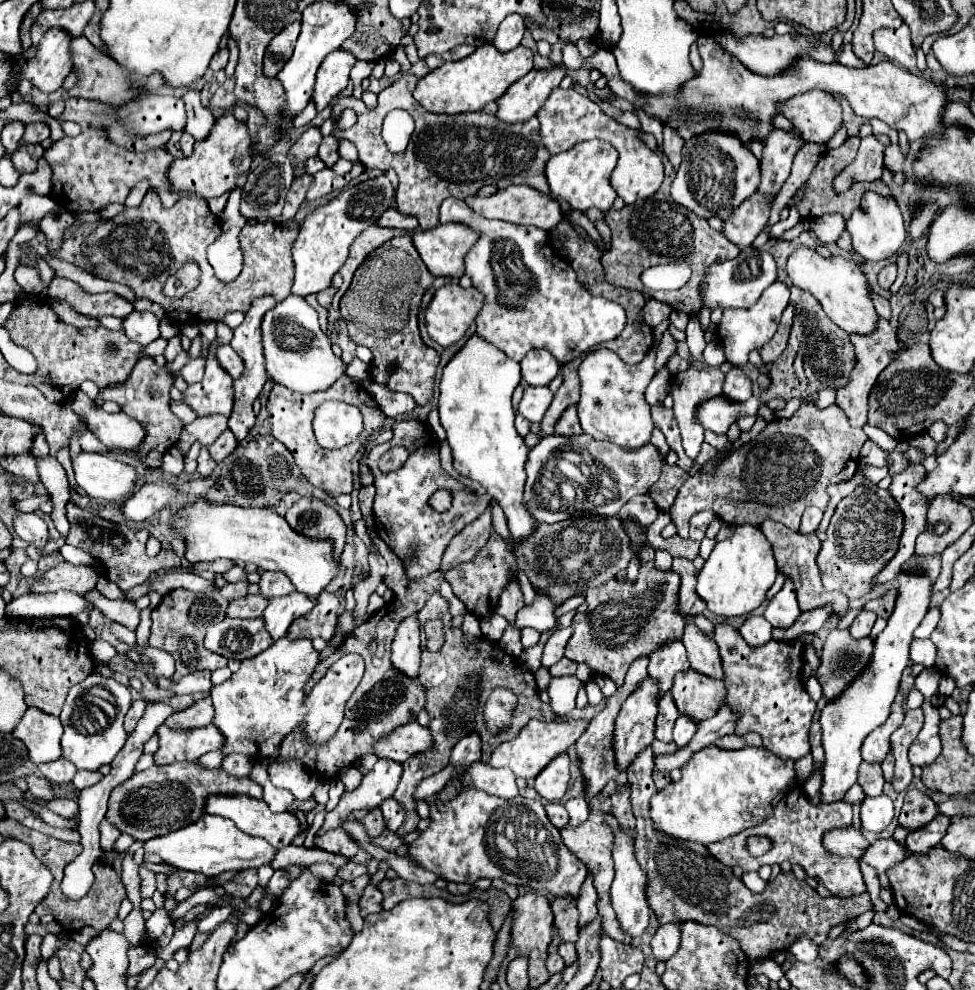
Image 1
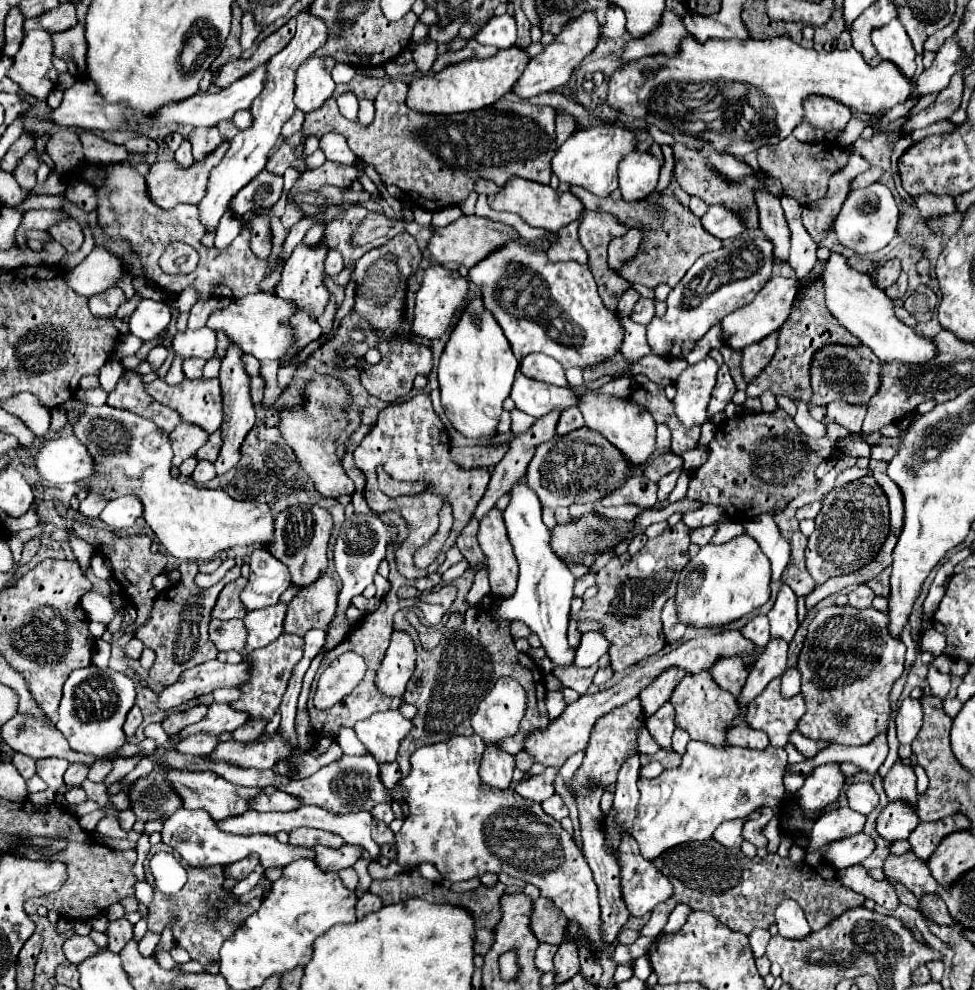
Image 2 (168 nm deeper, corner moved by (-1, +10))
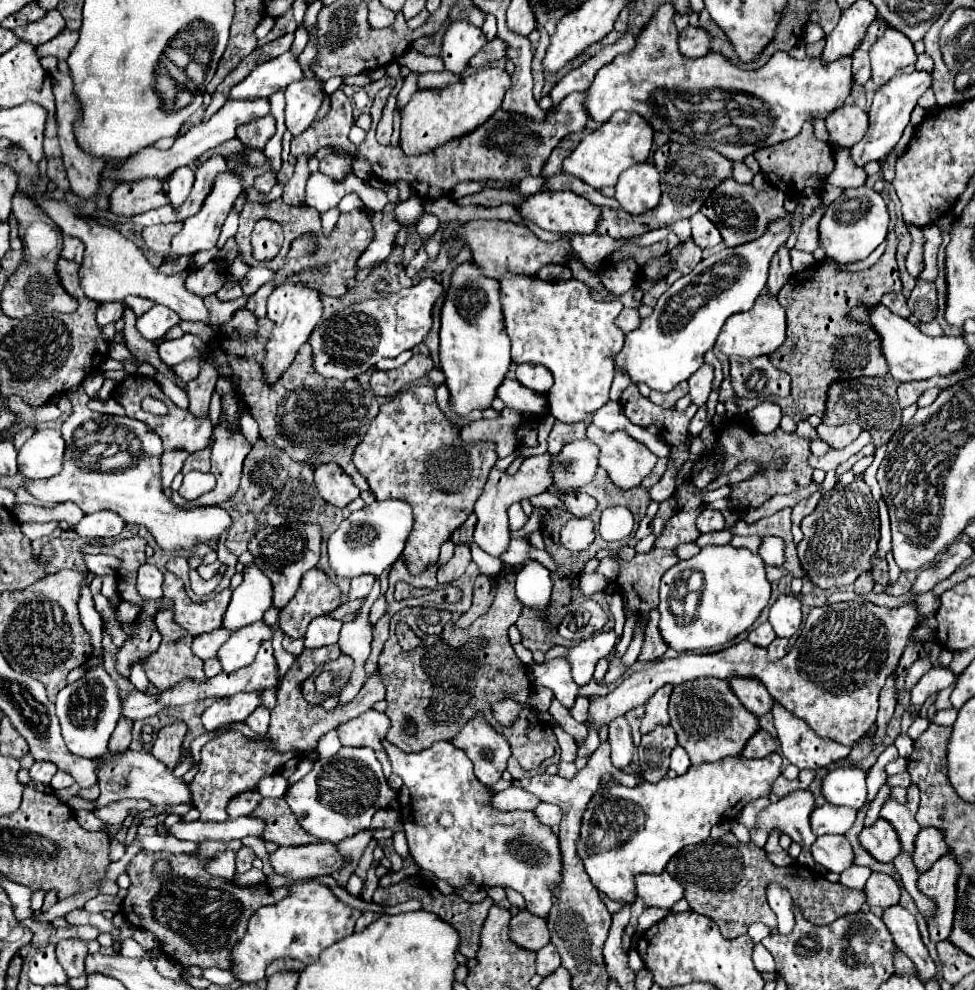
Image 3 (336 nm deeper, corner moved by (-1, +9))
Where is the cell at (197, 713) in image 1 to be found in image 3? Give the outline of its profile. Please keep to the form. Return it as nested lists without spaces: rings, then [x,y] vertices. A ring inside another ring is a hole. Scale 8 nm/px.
[[[177,722],[177,724],[161,728],[161,732],[157,734],[157,738],[153,742],[151,754],[157,760],[161,760],[169,770],[173,770],[177,766],[177,760],[181,760],[181,754],[183,754],[181,742],[183,742],[185,732],[187,732],[187,726],[183,722]]]

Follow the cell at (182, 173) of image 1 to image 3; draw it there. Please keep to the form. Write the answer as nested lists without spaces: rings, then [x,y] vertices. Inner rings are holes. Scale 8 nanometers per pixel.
[[[145,178],[133,184],[119,184],[109,194],[109,210],[117,216],[135,216],[147,210],[169,204],[169,198],[161,194],[163,184],[157,178]]]

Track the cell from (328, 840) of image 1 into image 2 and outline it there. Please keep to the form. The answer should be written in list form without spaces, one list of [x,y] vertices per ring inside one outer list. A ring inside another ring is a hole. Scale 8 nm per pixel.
[[[299,827],[289,833],[289,843],[291,845],[301,845],[301,847],[313,847],[313,845],[325,845],[325,847],[343,847],[345,841],[339,835],[333,835],[323,829],[309,829],[309,827]]]

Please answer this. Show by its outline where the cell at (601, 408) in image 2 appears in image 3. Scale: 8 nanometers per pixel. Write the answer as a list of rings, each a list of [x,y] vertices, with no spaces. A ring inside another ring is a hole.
[[[589,426],[587,438],[599,446],[599,466],[607,470],[607,476],[611,478],[611,482],[621,490],[631,490],[631,488],[639,486],[643,482],[643,478],[647,474],[651,474],[651,470],[655,468],[657,456],[651,450],[647,450],[643,444],[629,438],[625,432],[607,434],[607,432],[599,430],[597,426]]]

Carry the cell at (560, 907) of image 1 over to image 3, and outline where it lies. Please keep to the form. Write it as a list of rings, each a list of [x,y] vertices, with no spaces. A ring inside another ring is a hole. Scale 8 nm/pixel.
[[[527,910],[519,912],[517,916],[513,916],[513,920],[509,922],[509,938],[525,950],[537,952],[539,948],[543,948],[545,944],[549,944],[549,930],[547,930],[547,922],[545,918],[533,916]]]

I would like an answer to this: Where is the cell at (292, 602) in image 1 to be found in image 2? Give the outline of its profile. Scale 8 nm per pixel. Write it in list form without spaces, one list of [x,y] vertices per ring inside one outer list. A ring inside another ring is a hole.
[[[279,601],[273,607],[267,607],[267,609],[261,609],[261,611],[249,611],[243,617],[245,627],[249,631],[247,647],[245,647],[243,655],[247,655],[253,649],[265,647],[267,643],[275,641],[283,633],[285,611],[287,611],[287,603],[281,603]]]

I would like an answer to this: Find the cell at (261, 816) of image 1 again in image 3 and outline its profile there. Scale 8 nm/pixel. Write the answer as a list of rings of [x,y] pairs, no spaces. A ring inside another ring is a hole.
[[[127,750],[123,754],[115,756],[113,762],[97,768],[97,780],[99,780],[101,794],[95,800],[95,808],[107,806],[107,804],[123,800],[123,798],[145,798],[151,804],[165,804],[165,806],[177,806],[183,802],[191,802],[189,786],[181,778],[175,778],[173,772],[167,770],[165,764],[155,760],[149,752]]]

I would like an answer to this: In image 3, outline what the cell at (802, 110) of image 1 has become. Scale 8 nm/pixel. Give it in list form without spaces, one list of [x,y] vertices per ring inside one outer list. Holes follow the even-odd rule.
[[[843,106],[837,112],[829,114],[825,124],[827,124],[829,138],[831,138],[829,142],[833,146],[851,148],[865,136],[869,116],[859,106]]]

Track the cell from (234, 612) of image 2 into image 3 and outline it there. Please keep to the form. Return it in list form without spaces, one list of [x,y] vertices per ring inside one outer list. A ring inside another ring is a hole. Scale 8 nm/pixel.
[[[165,572],[163,590],[165,596],[173,600],[173,620],[177,620],[177,624],[181,624],[181,628],[185,628],[191,636],[199,636],[203,632],[219,628],[225,608],[231,600],[231,588],[225,588],[215,598],[195,604],[185,596],[183,582],[169,572]]]

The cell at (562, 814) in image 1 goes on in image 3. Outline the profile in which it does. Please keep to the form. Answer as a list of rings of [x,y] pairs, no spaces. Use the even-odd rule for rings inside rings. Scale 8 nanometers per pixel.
[[[541,802],[533,812],[535,812],[537,820],[545,826],[557,826],[561,822],[561,808],[557,808],[555,804]]]

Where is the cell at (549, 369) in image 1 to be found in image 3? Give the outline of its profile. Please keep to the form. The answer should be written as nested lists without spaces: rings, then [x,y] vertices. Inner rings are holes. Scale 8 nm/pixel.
[[[525,362],[517,366],[517,380],[531,390],[539,390],[541,394],[545,394],[551,386],[553,386],[553,376],[551,372],[541,366],[541,364],[533,364],[533,362]]]

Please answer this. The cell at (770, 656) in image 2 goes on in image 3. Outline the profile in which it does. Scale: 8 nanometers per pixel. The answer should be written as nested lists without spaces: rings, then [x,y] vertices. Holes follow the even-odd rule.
[[[775,638],[771,644],[769,644],[769,648],[767,648],[767,652],[769,652],[769,658],[773,660],[779,660],[781,656],[785,656],[787,654],[787,638]]]

